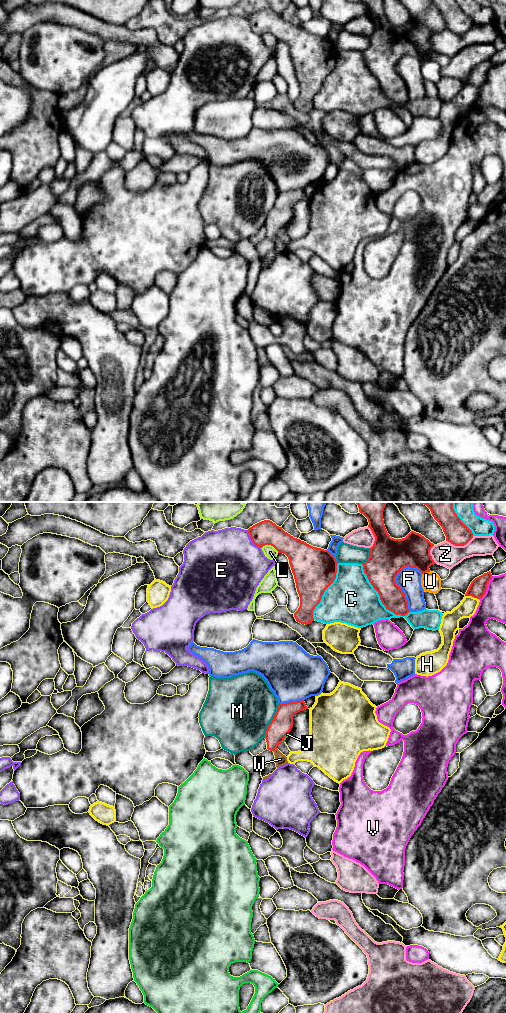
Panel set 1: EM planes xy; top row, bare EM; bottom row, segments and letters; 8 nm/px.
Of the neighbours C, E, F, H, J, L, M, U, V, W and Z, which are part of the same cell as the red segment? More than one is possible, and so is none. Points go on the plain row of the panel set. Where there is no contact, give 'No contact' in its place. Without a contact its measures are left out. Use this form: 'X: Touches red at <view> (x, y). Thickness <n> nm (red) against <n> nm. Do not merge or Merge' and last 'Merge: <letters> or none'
C: Touches red at xy (379, 83). Thickness 260 nm (red) against 400 nm. Do not merge
E: Touches red at xy (251, 27). Thickness 200 nm (red) against 480 nm. Do not merge
F: Touches red at xy (399, 75). Thickness 280 nm (red) against 190 nm. Do not merge
H: Touches red at xy (472, 84). Thickness 140 nm (red) against 140 nm. Do not merge
J: Touches red at xy (285, 224). Thickness 170 nm (red) against 20 nm. Do not merge
L: Touches red at xy (270, 32). Thickness 200 nm (red) against 100 nm. Do not merge
M: Touches red at xy (271, 209). Thickness 170 nm (red) against 500 nm. Do not merge
U: Touches red at xy (426, 59). Thickness 260 nm (red) against 160 nm. Do not merge
V: Touches red at xy (486, 76). Thickness 140 nm (red) against 220 nm. Do not merge
W: Touches red at xy (274, 237). Thickness 170 nm (red) against 90 nm. Merge
Z: Touches red at xy (459, 33). Thickness 190 nm (red) against 190 nm. Do not merge
Merge: W

